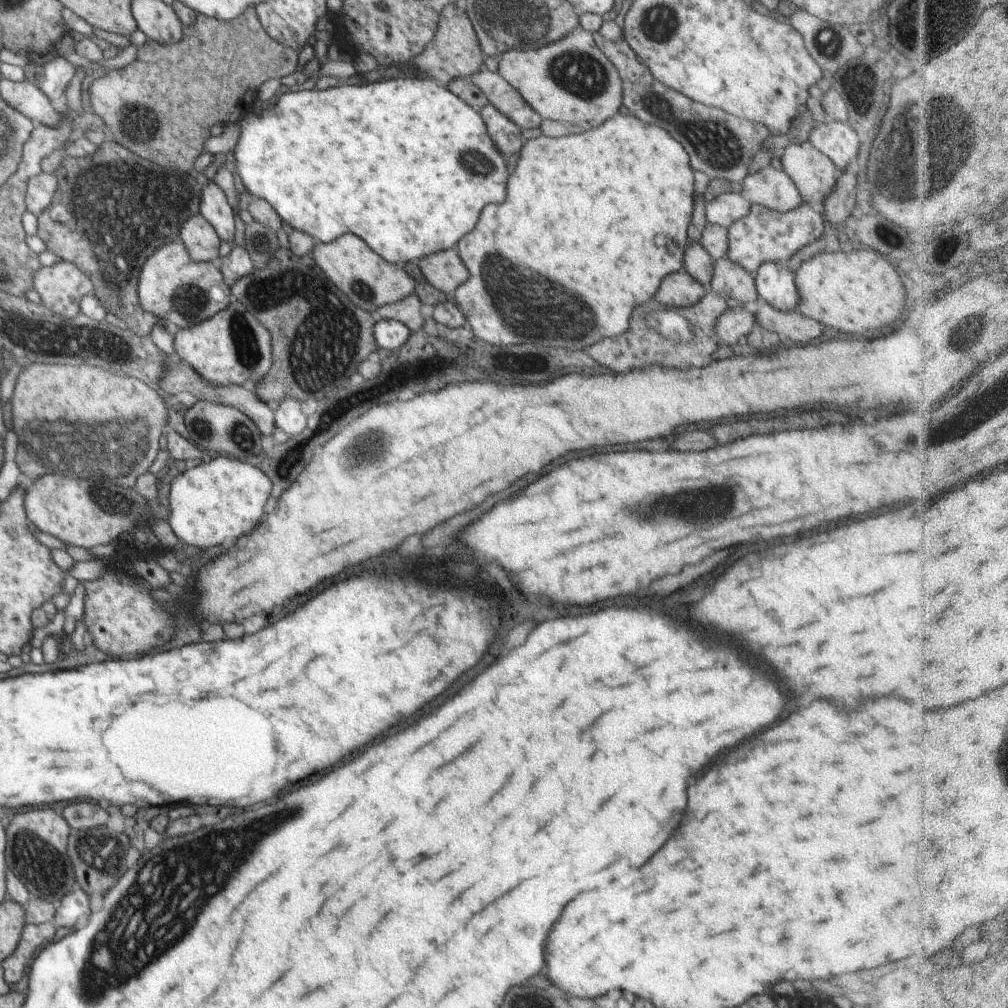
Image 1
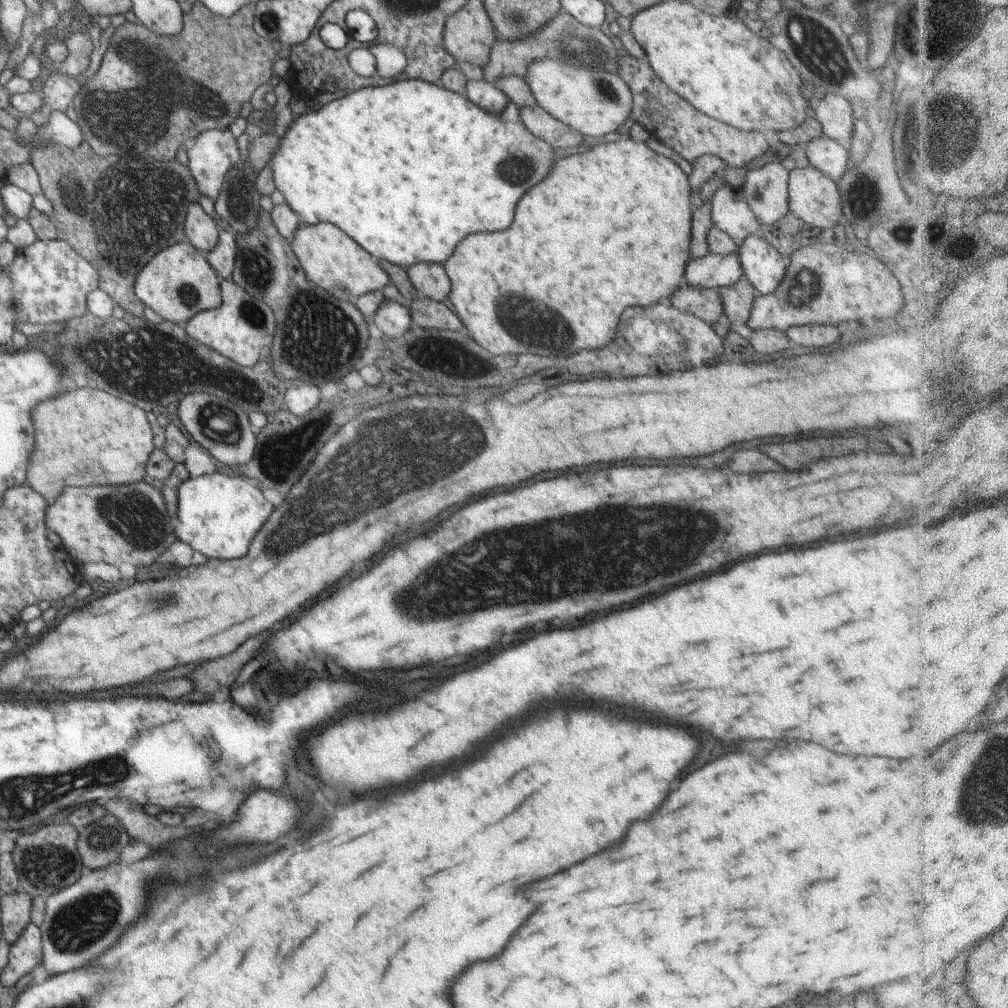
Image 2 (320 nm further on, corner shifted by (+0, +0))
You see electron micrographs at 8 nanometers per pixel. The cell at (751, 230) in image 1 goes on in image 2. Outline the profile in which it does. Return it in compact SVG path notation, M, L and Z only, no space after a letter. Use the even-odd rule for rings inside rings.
M737 252L728 256L708 253L699 259L689 259L685 266L684 283L702 289L722 289L740 280L743 268Z

